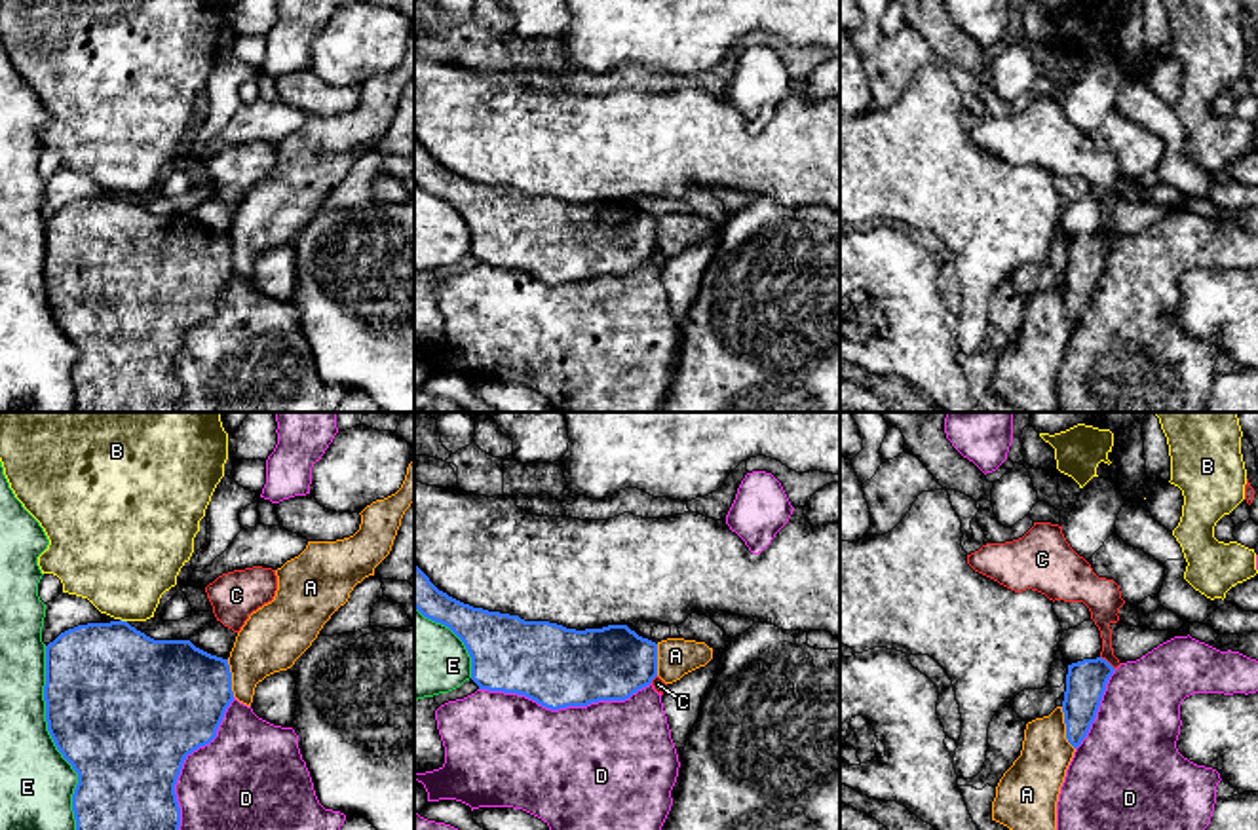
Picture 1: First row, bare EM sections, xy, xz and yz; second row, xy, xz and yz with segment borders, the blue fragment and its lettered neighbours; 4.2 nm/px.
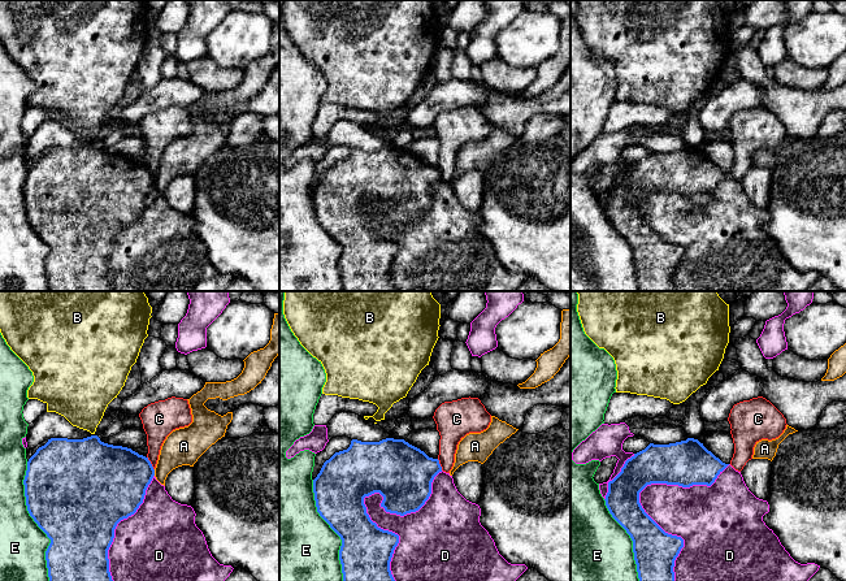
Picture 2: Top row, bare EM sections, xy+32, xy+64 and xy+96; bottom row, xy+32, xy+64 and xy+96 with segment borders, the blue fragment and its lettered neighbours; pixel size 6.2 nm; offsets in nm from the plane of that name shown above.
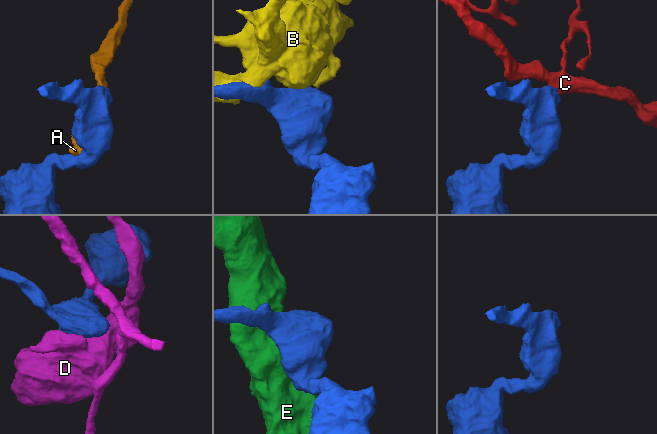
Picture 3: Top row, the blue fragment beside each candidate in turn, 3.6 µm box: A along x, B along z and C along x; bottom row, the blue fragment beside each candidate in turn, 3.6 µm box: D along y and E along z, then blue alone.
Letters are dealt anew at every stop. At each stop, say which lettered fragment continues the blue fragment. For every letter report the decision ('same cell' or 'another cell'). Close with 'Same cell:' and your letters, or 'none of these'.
A: another cell
B: another cell
C: another cell
D: another cell
E: another cell
Same cell: none of these

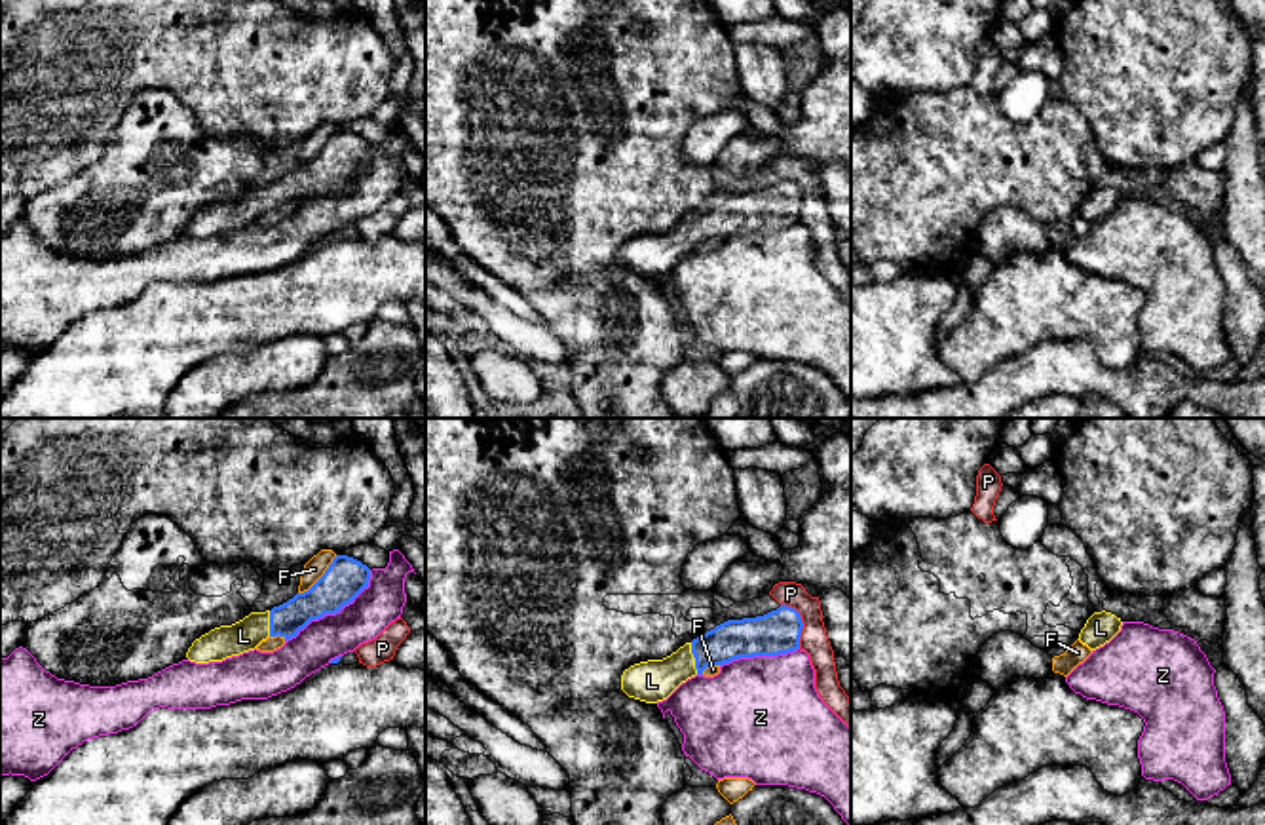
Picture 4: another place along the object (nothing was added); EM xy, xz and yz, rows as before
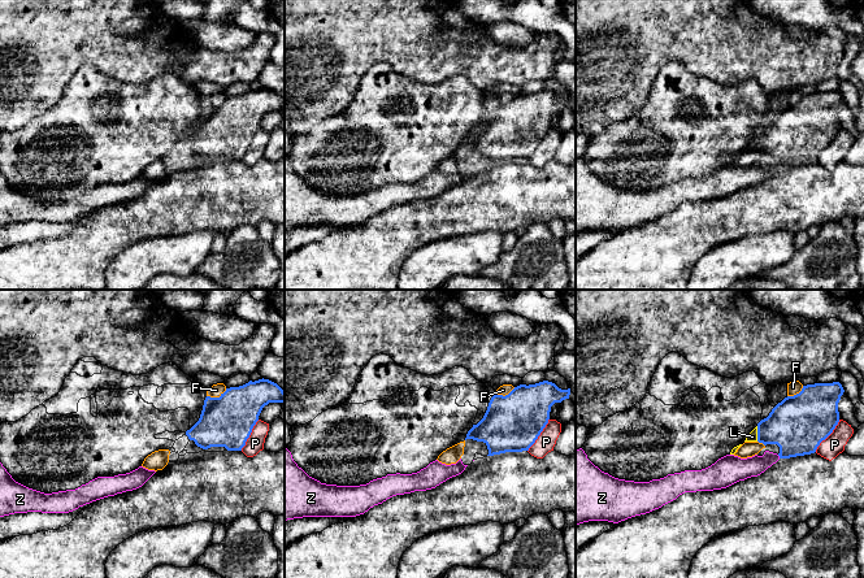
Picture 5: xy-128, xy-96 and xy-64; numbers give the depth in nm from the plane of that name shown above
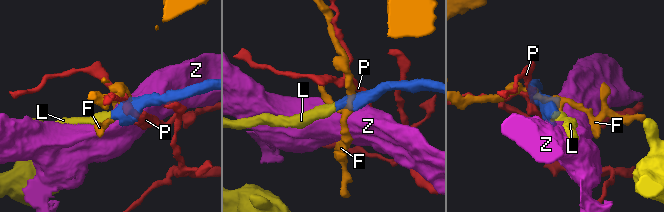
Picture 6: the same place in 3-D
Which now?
F: another cell
L: same cell
P: another cell
Z: another cell
Same cell: L

